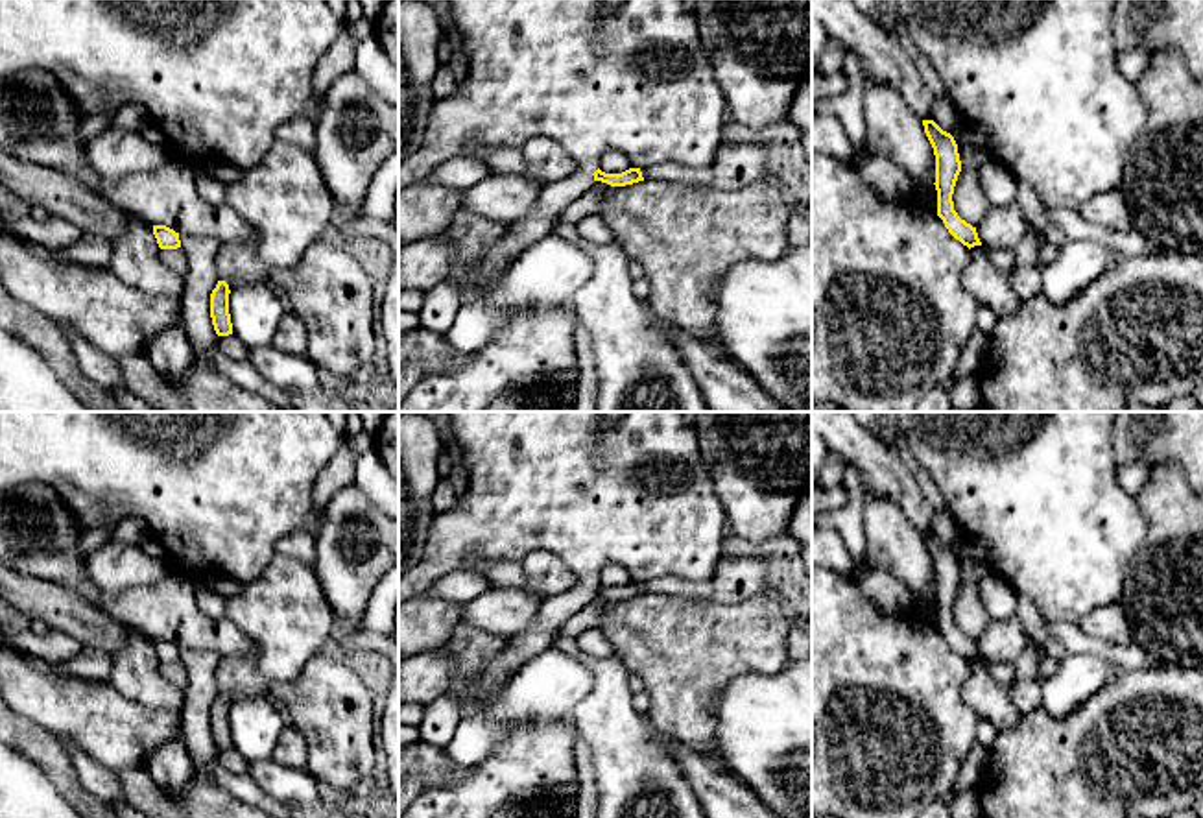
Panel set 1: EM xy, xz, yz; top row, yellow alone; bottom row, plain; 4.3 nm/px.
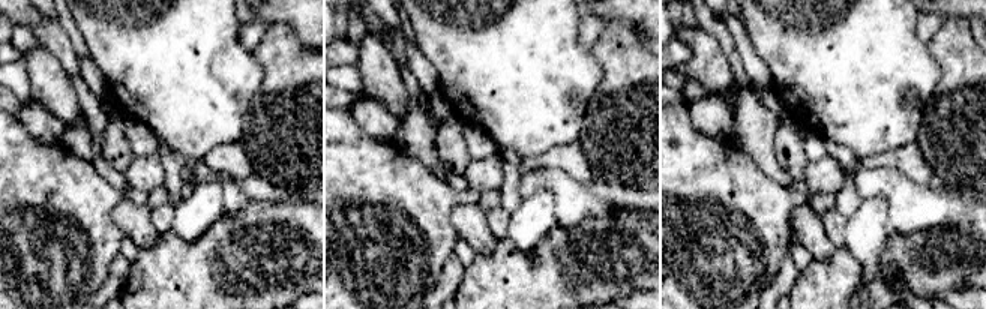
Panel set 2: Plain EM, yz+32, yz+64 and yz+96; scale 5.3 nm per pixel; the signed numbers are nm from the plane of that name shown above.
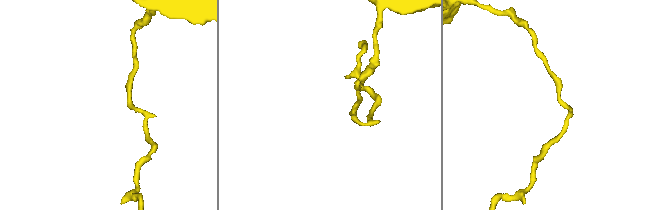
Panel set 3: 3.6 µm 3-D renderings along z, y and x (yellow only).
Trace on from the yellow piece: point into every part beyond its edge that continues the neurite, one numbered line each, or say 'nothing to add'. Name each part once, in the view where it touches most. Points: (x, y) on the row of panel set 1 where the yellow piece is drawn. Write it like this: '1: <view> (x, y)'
nothing to add

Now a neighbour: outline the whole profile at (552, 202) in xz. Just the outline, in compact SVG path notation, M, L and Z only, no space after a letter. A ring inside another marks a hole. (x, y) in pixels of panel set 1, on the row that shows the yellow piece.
M447 0L469 54L469 74L450 98L437 100L424 127L423 144L399 162L399 192L424 181L439 164L470 157L474 140L491 148L522 146L533 137L557 140L579 164L570 177L541 186L531 212L511 223L489 259L465 283L485 277L544 238L566 207L587 192L607 150L624 151L633 168L679 162L709 168L723 142L727 102L716 81L710 55L701 42L699 22L683 0Z

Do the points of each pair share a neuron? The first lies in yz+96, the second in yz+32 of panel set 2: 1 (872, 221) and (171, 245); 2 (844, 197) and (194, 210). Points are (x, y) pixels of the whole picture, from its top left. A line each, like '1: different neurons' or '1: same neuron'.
1: different neurons
2: different neurons

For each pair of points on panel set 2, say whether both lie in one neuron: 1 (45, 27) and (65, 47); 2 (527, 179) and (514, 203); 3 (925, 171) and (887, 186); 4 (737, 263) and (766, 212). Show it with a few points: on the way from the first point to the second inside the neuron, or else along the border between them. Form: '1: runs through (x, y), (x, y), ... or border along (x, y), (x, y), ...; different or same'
1: runs through (50, 32), (60, 42); same
2: border along (520, 176), (524, 195); different
3: border along (877, 165), (896, 168), (914, 180), (931, 185); different
4: runs through (737, 251), (740, 237), (754, 224); same

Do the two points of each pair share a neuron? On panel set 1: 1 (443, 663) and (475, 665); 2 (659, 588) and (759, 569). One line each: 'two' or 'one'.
1: two
2: one

